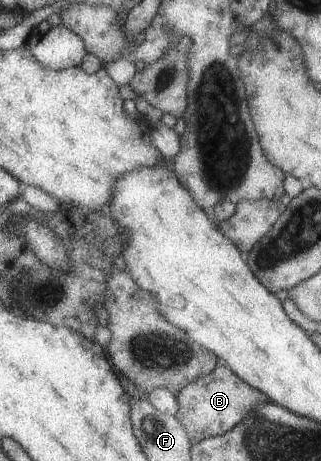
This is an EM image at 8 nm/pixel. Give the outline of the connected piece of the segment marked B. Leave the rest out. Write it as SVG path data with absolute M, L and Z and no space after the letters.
M217 359L216 368L210 374L199 376L183 386L175 397L178 410L173 414L174 418L184 426L189 443L193 445L202 439L221 435L230 430L237 422L244 420L244 416L252 410L252 406L260 402L264 396L240 380L228 366Z

